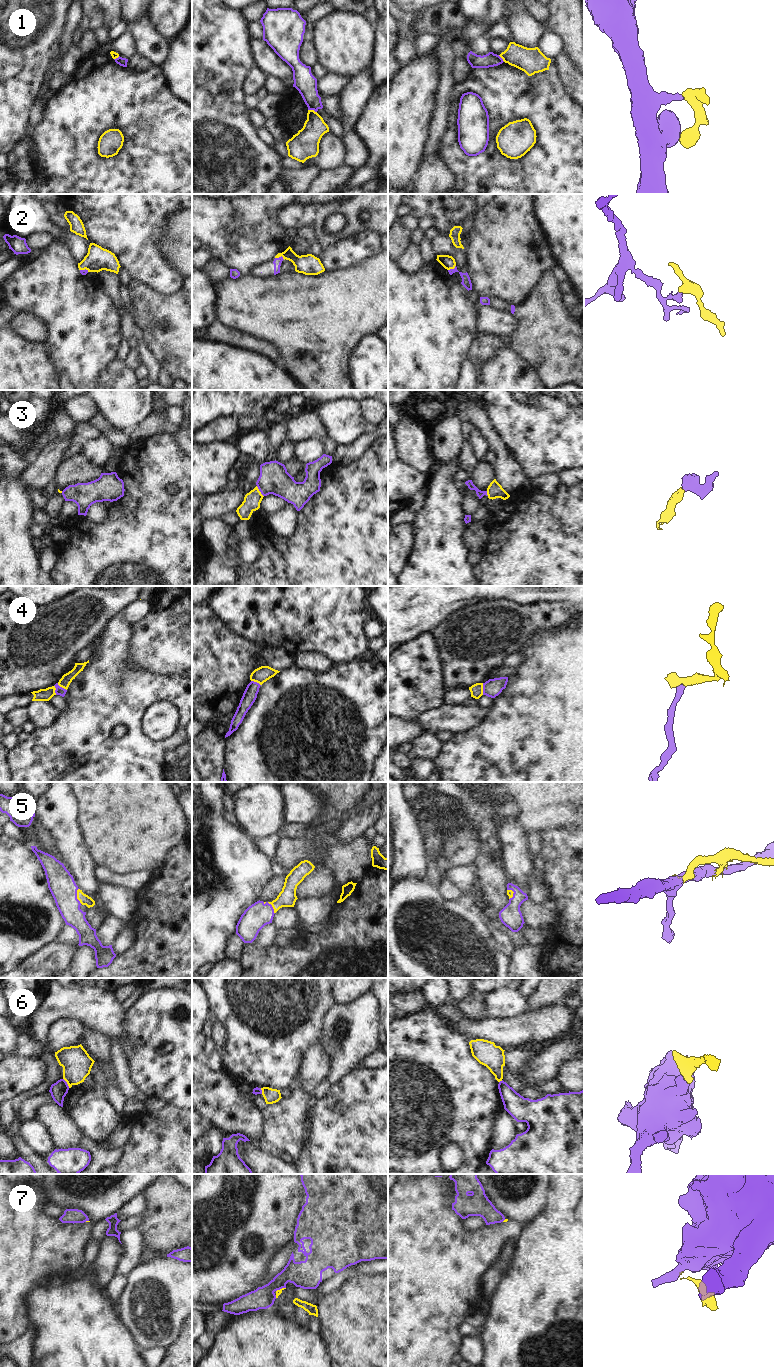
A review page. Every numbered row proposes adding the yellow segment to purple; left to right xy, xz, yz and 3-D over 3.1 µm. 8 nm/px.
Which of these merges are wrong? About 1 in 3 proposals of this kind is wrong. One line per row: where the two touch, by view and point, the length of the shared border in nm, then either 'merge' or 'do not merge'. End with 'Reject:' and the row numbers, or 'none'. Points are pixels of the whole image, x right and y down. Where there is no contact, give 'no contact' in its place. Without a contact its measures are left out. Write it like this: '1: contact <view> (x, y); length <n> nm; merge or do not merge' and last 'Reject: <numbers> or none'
1: contact xz (312, 109); length 80 nm; do not merge
2: contact xz (280, 257); length 80 nm; merge
3: contact xz (259, 490); length 110 nm; merge
4: contact yz (483, 689); length 100 nm; do not merge
5: contact xz (271, 905); length 130 nm; merge
6: contact xy (66, 1083); length 90 nm; do not merge
7: contact xz (280, 1288); length 90 nm; do not merge
Reject: 1, 4, 6, 7

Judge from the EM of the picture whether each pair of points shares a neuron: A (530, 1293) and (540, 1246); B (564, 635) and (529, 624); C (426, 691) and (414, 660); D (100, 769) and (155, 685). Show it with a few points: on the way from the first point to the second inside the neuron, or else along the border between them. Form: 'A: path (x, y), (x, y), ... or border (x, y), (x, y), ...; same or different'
A: path (540, 1281), (540, 1258); same
B: border (569, 622), (553, 629), (537, 629), (526, 641); different
C: path (418, 683), (414, 679), (414, 668); same
D: path (121, 748), (133, 736), (134, 706); same

